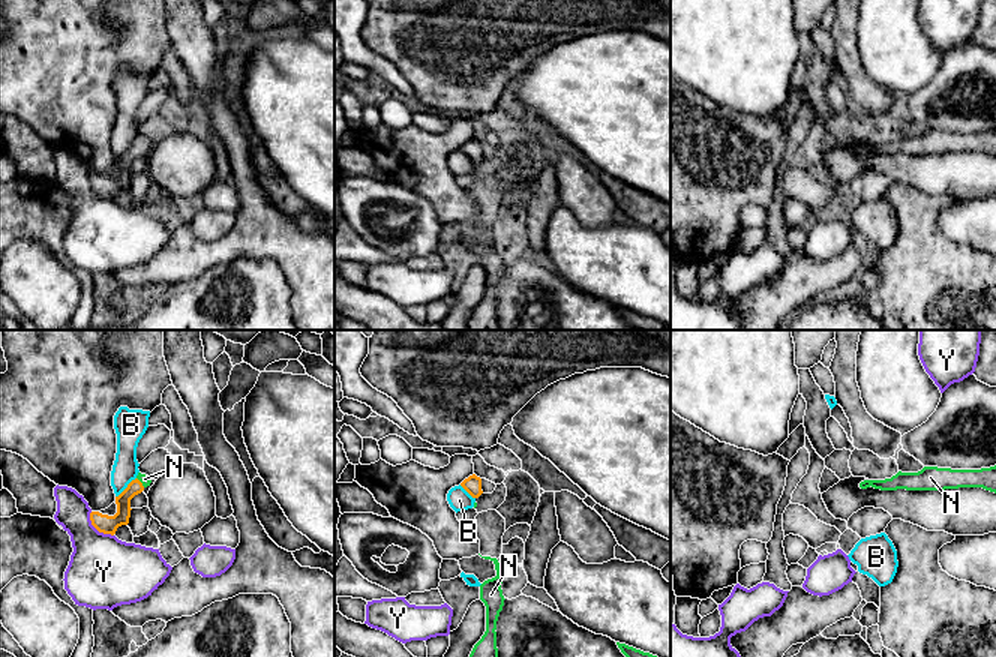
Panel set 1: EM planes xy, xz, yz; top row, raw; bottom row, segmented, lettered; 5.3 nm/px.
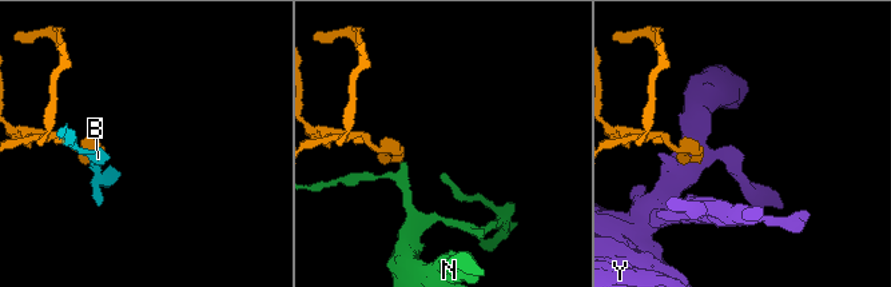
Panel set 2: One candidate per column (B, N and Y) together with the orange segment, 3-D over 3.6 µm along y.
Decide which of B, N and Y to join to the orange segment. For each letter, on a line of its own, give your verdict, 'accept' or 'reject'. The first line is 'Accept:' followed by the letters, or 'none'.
Accept: N
B: reject
N: accept
Y: reject

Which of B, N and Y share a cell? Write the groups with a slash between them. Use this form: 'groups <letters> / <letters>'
groups B / N / Y

